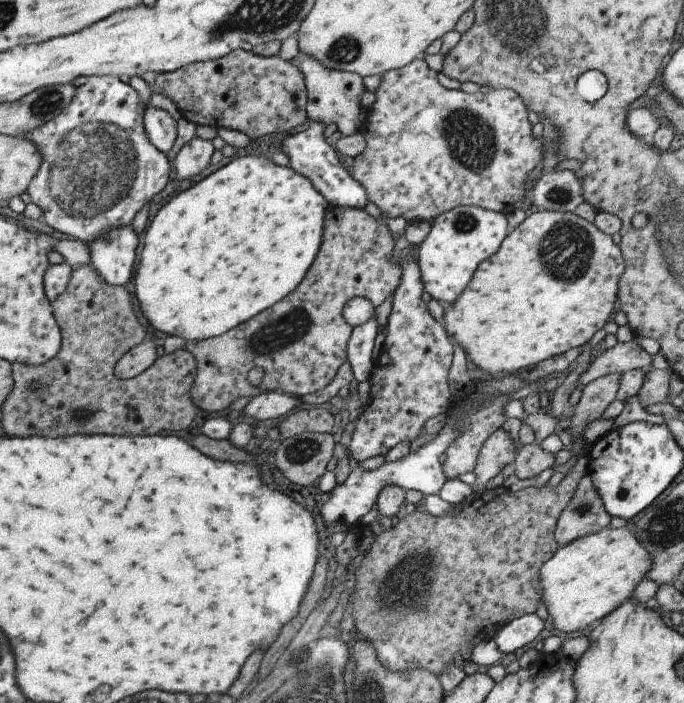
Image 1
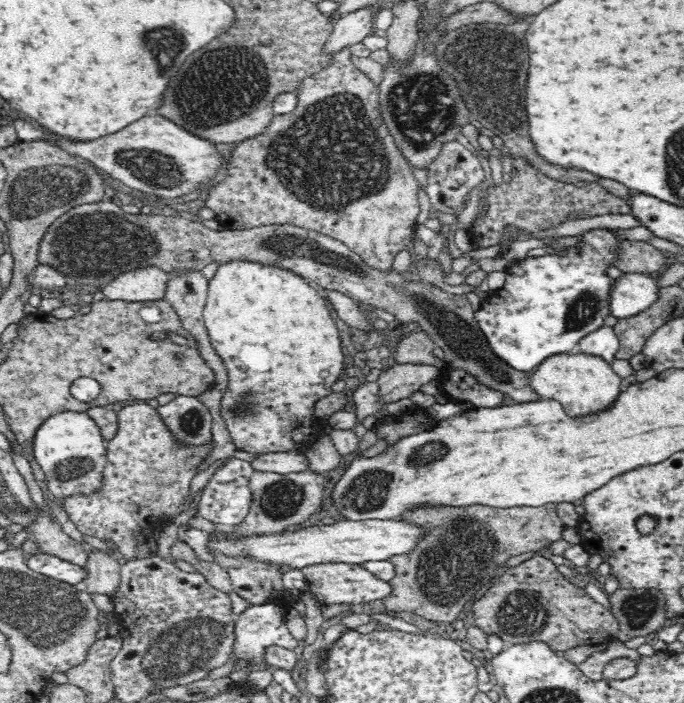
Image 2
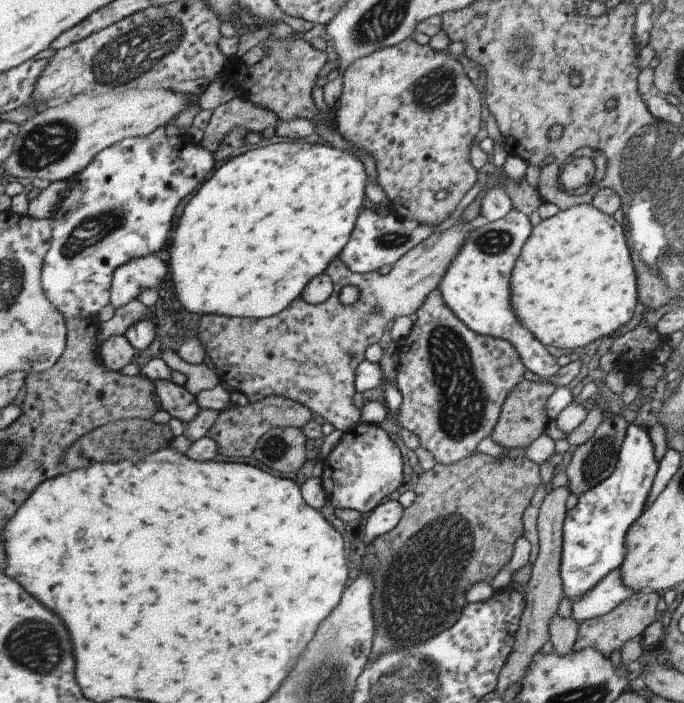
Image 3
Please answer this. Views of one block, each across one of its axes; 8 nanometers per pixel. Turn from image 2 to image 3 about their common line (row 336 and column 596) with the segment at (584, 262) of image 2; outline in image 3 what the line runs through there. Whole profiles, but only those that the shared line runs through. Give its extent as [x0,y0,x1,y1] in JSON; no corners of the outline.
[560,419,658,601]

